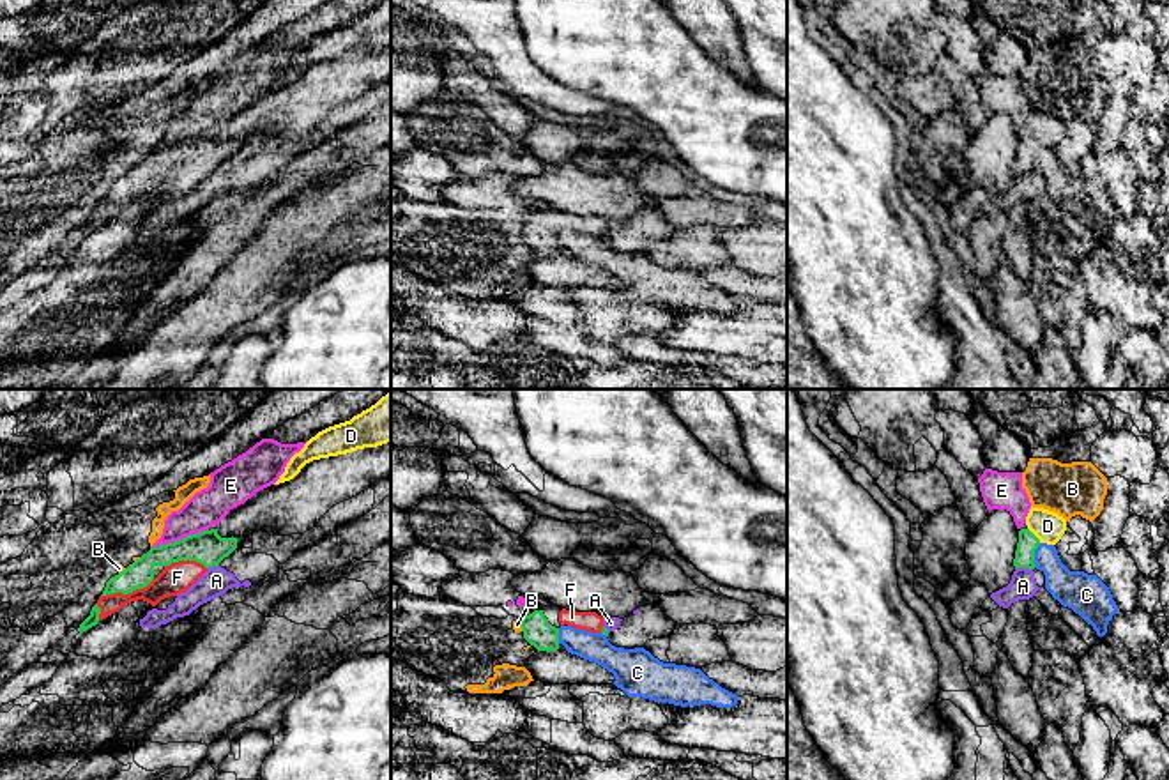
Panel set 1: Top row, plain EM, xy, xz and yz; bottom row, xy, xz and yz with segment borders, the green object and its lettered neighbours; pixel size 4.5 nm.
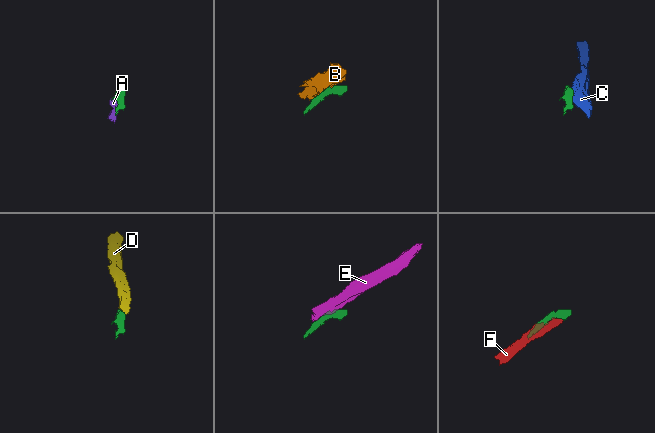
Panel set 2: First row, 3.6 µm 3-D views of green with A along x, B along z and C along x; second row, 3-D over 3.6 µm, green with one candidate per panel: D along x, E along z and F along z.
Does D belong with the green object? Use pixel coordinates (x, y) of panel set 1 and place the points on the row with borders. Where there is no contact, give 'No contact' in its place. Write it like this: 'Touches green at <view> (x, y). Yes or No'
Touches green at yz (1033, 535). Yes

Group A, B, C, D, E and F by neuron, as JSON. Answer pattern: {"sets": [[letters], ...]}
{"sets": [["A"], ["B"], ["C"], ["D", "F"], ["E"]]}

